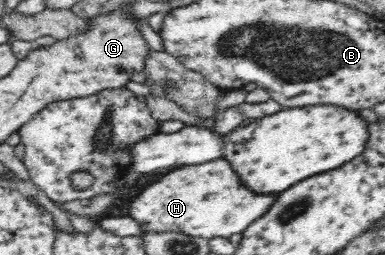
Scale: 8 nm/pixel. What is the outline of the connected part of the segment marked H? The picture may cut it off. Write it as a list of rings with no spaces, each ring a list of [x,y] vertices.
[[[219,157],[213,161],[207,161],[203,165],[181,166],[167,175],[163,175],[159,181],[143,189],[129,205],[128,215],[139,222],[141,234],[149,233],[183,233],[189,237],[202,239],[230,238],[236,233],[244,231],[261,215],[267,213],[267,209],[273,205],[275,195],[253,195],[247,191],[237,175],[233,173],[229,161]]]

